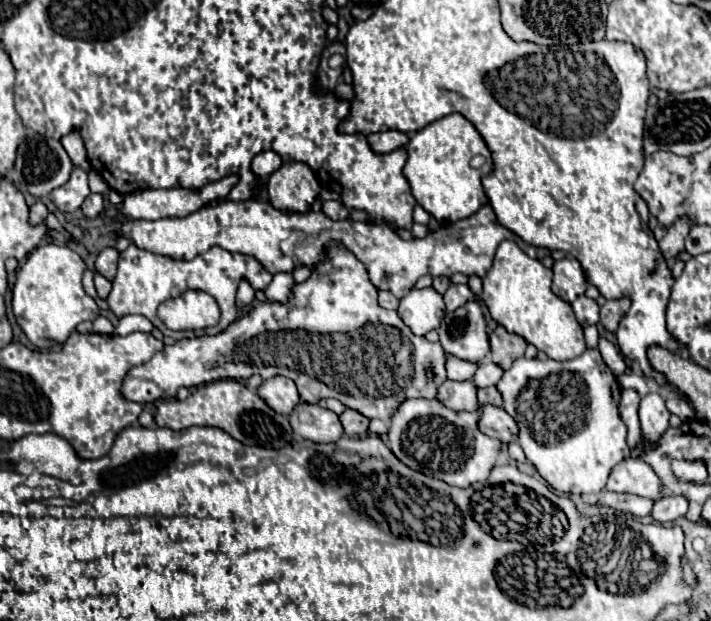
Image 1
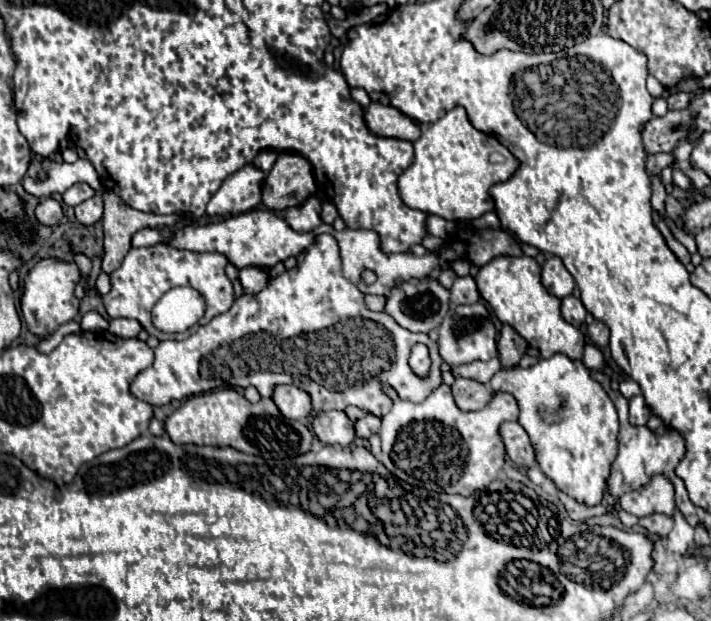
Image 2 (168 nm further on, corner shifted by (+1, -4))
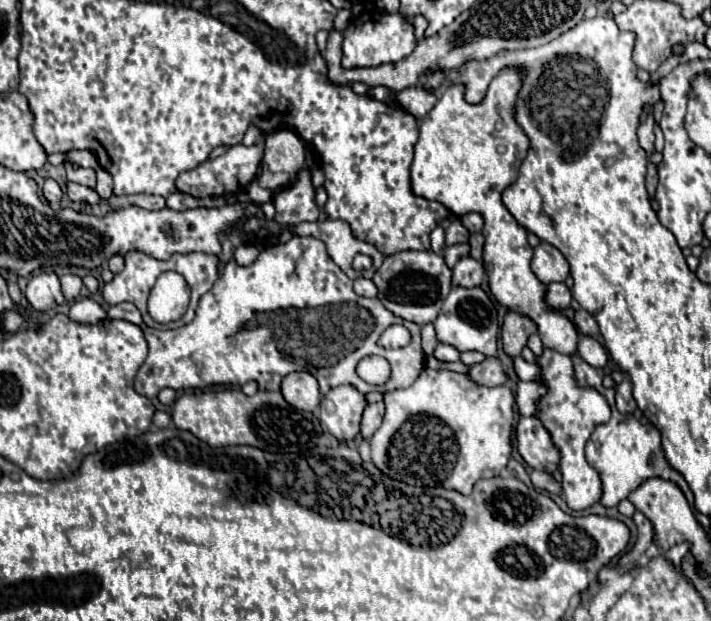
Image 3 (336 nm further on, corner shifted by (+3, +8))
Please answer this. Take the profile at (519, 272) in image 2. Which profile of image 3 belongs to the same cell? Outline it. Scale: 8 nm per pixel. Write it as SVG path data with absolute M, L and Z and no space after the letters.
M503 68L491 80L479 104L465 102L463 84L451 84L421 120L411 164L411 188L417 196L441 202L457 216L471 212L483 216L483 264L493 296L499 304L529 316L537 324L545 348L571 356L577 350L577 328L561 312L545 308L545 300L541 300L545 284L537 280L529 266L533 248L527 244L527 230L517 224L501 202L501 192L515 182L529 150L529 138L515 122L515 104L523 80L523 68Z

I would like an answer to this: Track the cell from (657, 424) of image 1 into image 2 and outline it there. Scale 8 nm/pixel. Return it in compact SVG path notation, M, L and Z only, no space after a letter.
M641 394L633 396L629 400L629 420L631 420L631 424L633 426L645 426L649 418L651 418L651 408L643 400L643 396Z

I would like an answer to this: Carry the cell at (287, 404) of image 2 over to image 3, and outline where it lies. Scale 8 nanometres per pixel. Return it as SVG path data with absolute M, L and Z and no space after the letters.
M291 372L281 384L281 392L295 408L313 412L319 408L319 384L309 372Z

